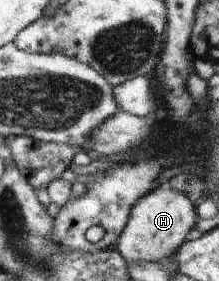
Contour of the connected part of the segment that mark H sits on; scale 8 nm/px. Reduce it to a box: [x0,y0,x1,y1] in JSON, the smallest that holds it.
[115,184,198,263]

